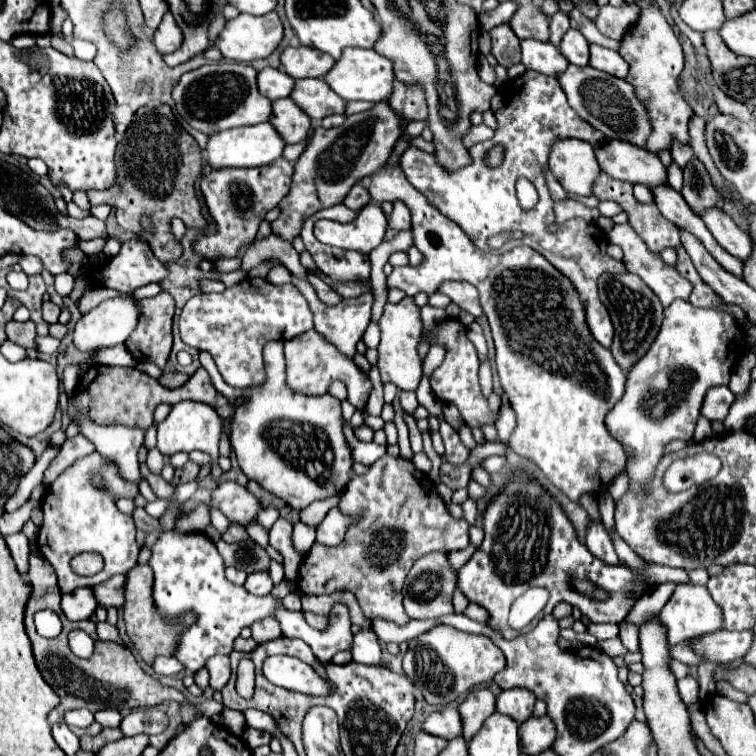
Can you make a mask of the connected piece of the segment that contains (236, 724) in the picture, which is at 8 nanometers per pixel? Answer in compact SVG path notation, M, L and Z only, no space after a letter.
M224 708L224 710L222 710L222 722L224 722L224 726L226 726L228 730L232 730L236 736L240 736L240 734L244 732L244 728L246 728L246 722L244 722L242 712L236 712L236 710L232 710L232 708Z

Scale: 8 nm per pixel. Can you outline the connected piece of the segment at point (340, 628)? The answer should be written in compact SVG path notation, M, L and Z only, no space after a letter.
M202 532L162 534L152 546L152 558L148 564L154 570L152 596L160 618L166 624L172 624L184 614L196 614L196 622L184 628L174 646L174 658L180 660L188 672L200 670L200 666L204 666L206 660L216 654L230 654L232 644L240 636L242 628L266 616L276 616L282 634L288 638L300 638L308 642L320 662L330 662L332 656L340 650L352 650L354 634L350 632L350 616L344 604L335 604L330 611L330 628L324 632L310 628L300 612L290 612L284 608L282 598L272 594L252 596L246 588L228 582L222 556L216 552L214 542Z

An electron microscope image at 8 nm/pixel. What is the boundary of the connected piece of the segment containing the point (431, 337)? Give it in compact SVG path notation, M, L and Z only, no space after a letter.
M446 318L442 322L438 322L430 332L428 332L428 342L432 346L444 346L446 348L446 358L444 362L434 370L434 374L430 376L430 384L432 384L432 392L446 404L454 404L460 410L462 420L470 426L470 428L482 428L486 424L496 424L500 410L492 412L488 406L486 396L480 390L478 384L478 354L474 344L468 340L466 336L466 326L458 320L458 318Z

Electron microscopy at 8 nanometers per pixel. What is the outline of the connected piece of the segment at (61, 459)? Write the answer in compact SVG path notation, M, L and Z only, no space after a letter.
M80 434L70 438L70 440L66 440L62 444L62 448L60 448L60 456L56 456L56 460L52 460L52 464L44 472L44 486L47 487L52 484L56 480L56 476L64 472L68 466L72 466L78 458L88 456L92 452L94 452L92 442L88 438L84 438L84 436L80 436Z

